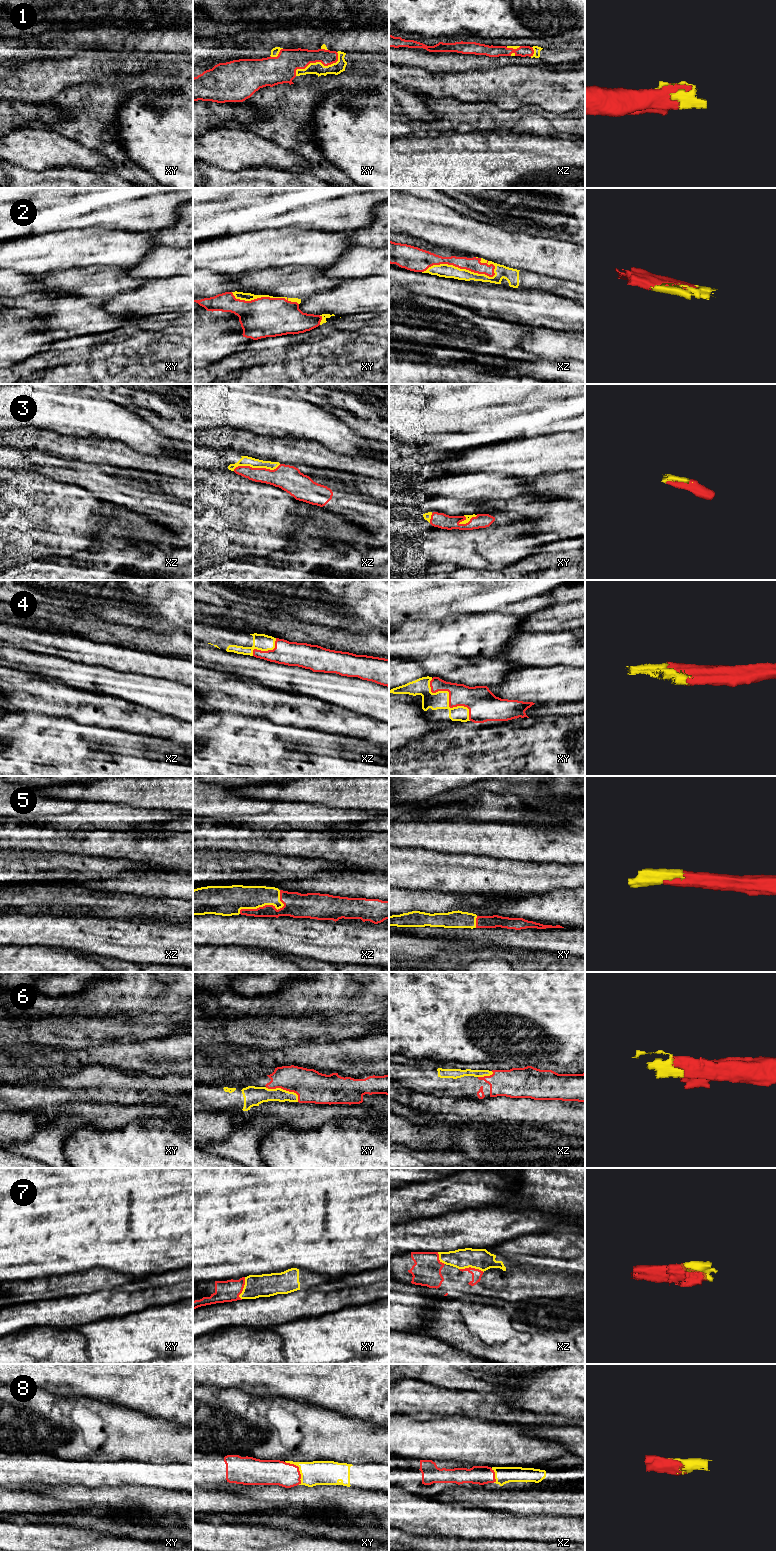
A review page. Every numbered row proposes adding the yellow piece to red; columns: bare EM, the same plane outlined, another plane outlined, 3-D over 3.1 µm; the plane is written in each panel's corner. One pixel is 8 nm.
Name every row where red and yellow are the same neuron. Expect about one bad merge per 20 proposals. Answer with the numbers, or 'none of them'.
1, 2, 3, 4, 5, 6, 7, 8

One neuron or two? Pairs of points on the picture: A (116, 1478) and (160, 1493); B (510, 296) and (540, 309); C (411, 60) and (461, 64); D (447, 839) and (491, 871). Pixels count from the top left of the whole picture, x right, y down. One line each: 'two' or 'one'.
A: two
B: one
C: one
D: two

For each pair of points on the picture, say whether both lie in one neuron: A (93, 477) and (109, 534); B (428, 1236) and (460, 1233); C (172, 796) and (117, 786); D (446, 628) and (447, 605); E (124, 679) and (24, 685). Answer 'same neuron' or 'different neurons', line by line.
A: different neurons
B: same neuron
C: same neuron
D: different neurons
E: different neurons

